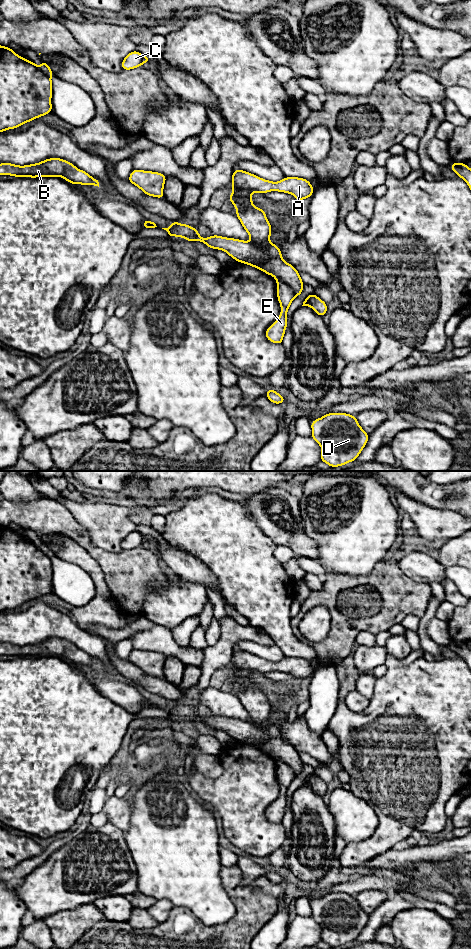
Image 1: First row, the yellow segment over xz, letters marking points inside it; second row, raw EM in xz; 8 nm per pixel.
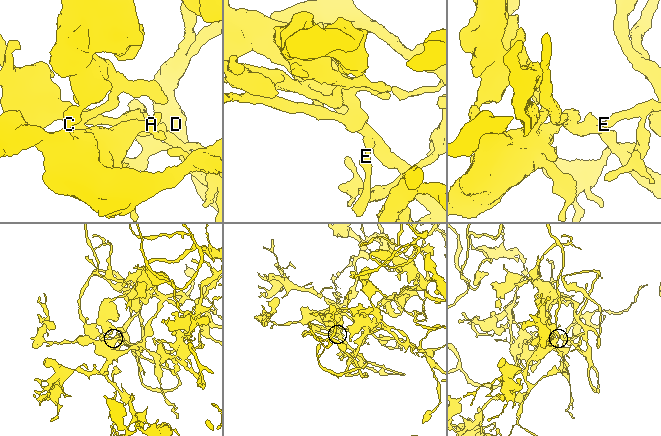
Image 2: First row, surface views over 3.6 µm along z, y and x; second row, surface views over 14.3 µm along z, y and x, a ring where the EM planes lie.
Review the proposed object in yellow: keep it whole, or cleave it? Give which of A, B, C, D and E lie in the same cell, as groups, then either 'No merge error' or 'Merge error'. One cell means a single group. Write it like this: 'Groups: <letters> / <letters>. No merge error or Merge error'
Groups: A B C D E. No merge error

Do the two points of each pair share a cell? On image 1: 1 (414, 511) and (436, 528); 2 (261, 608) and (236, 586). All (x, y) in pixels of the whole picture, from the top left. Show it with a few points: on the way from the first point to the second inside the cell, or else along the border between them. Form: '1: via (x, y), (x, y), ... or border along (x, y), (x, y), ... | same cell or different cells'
1: via (419, 513), (431, 523) | same cell
2: via (255, 602), (242, 589) | same cell

